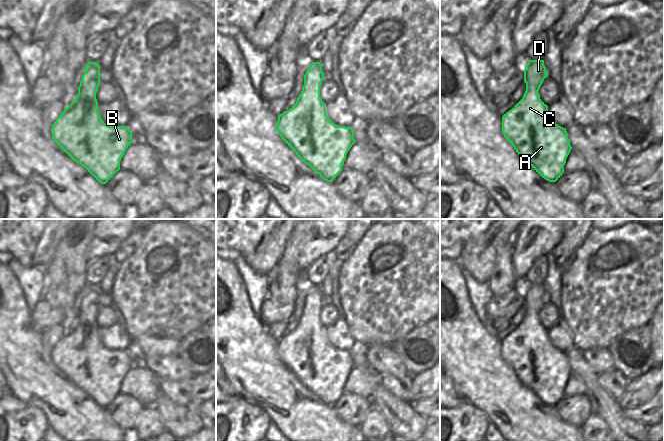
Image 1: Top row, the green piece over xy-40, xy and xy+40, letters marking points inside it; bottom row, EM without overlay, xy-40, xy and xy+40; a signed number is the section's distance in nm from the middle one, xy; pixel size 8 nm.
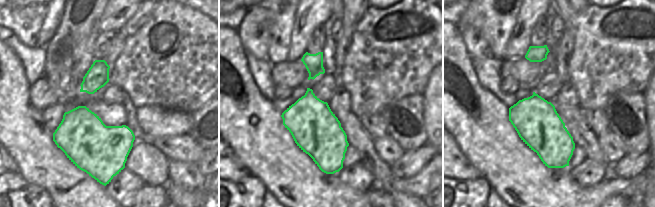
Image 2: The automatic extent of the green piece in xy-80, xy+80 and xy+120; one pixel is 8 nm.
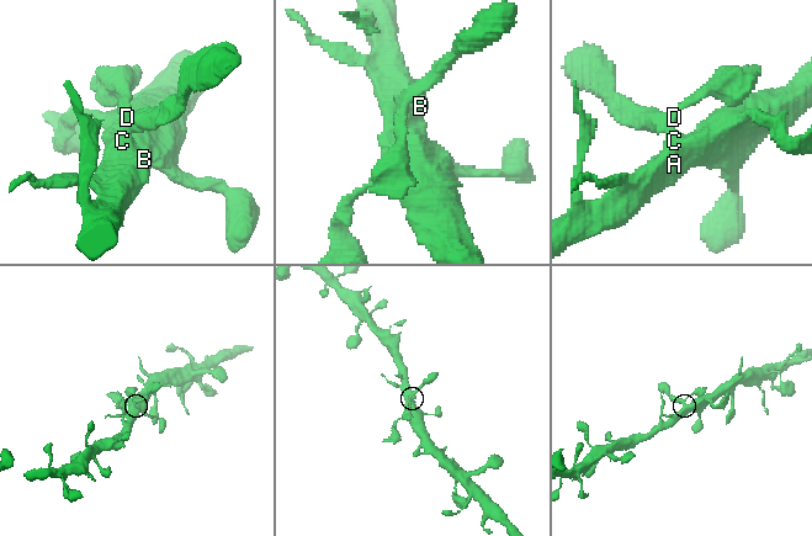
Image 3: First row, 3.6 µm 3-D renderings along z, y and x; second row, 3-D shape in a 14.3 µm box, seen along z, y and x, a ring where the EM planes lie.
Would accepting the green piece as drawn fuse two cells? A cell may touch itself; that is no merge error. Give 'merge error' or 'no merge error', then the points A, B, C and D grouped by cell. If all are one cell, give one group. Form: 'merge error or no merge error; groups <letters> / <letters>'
no merge error; groups A B C D

